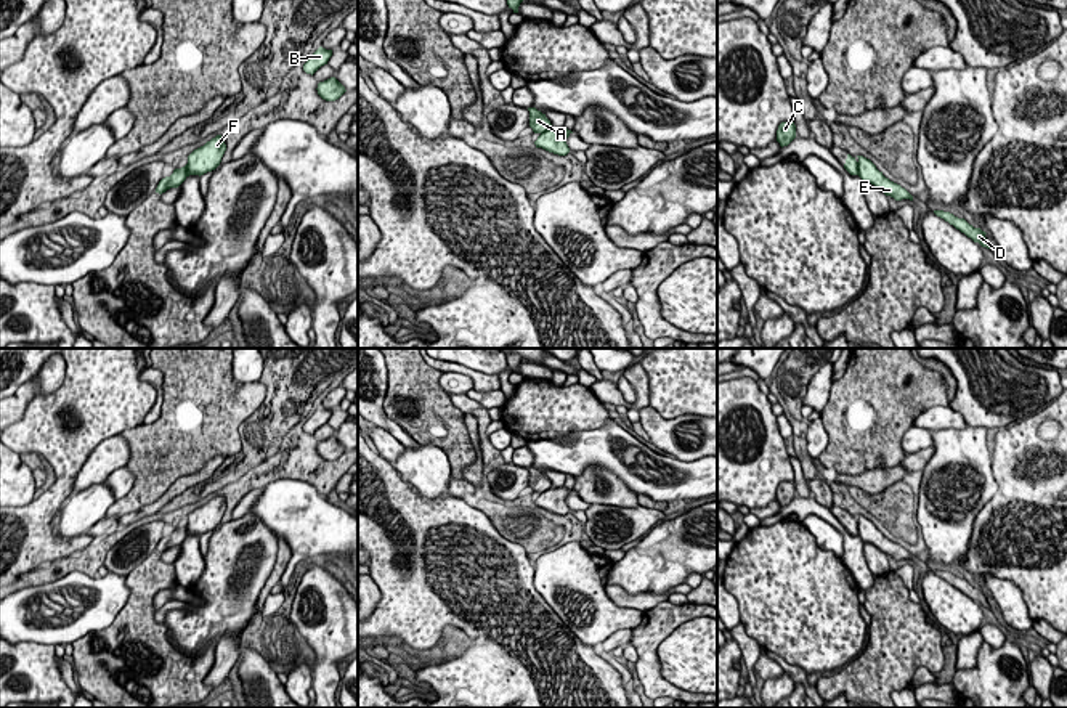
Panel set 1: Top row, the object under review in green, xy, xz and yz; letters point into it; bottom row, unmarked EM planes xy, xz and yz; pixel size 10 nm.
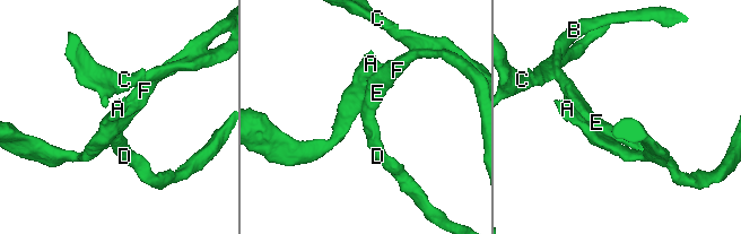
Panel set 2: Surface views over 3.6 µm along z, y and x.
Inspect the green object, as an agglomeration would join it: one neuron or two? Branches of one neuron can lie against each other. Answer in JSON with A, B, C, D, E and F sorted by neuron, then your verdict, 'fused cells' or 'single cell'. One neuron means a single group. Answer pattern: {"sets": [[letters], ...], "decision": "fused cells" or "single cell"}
{"sets": [["A", "B", "C", "D", "E", "F"]], "decision": "single cell"}

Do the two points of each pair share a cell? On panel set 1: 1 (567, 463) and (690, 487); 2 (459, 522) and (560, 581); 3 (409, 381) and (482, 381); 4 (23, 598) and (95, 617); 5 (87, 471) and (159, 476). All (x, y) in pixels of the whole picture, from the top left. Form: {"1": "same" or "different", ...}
{"1": "same", "2": "different", "3": "different", "4": "same", "5": "different"}

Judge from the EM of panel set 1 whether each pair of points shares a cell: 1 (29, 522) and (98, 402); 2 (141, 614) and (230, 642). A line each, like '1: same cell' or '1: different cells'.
1: same cell
2: different cells

